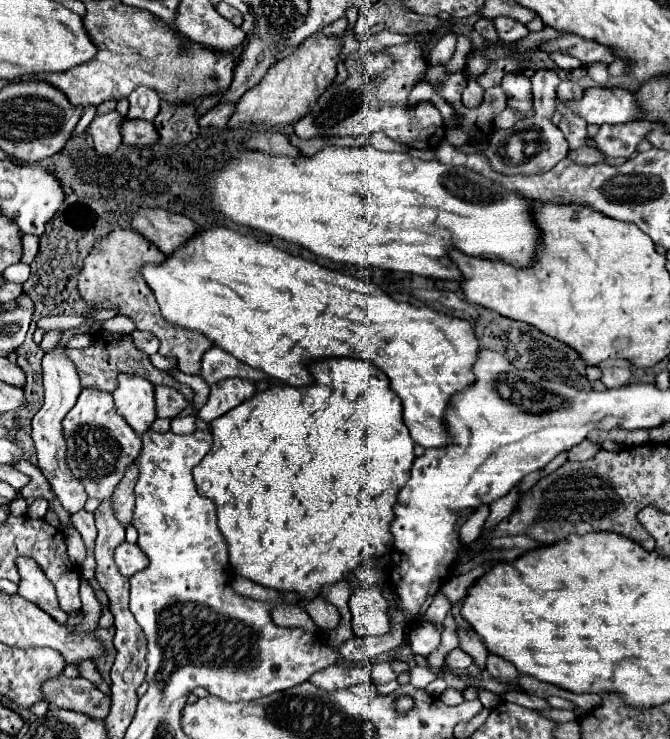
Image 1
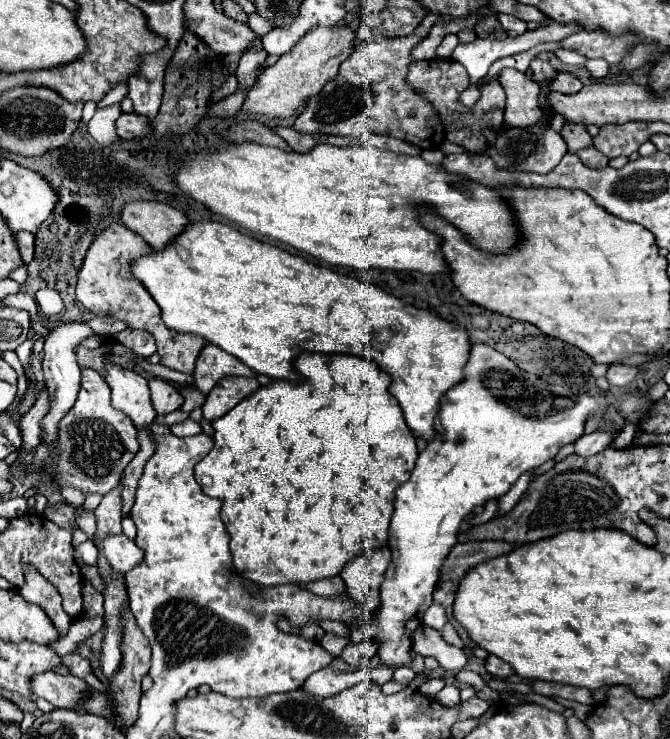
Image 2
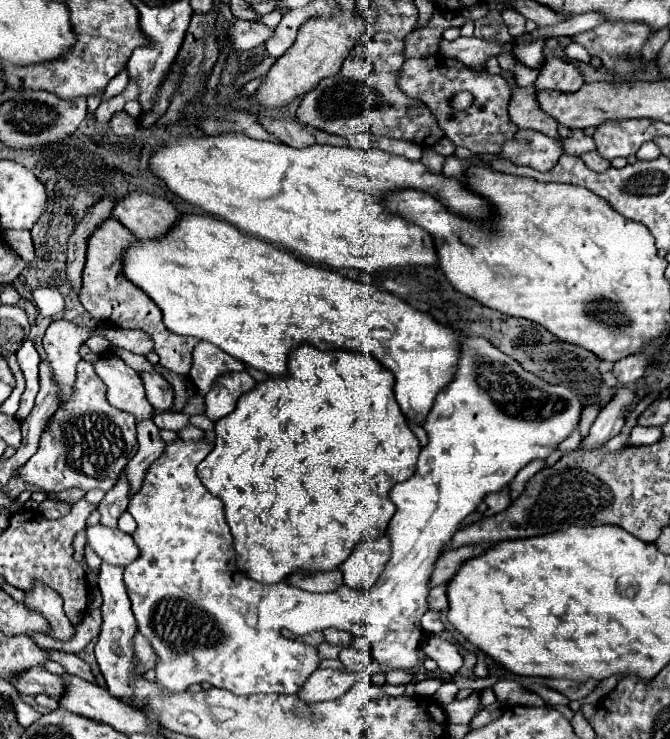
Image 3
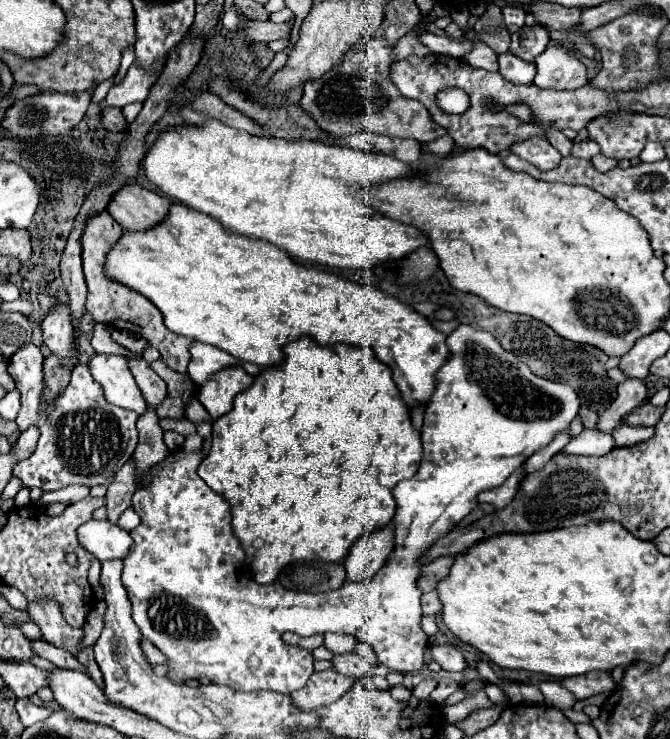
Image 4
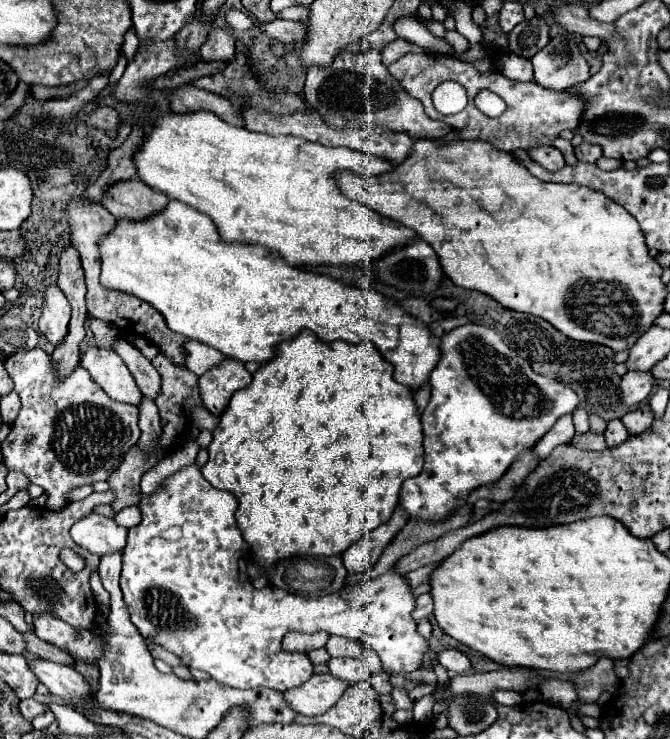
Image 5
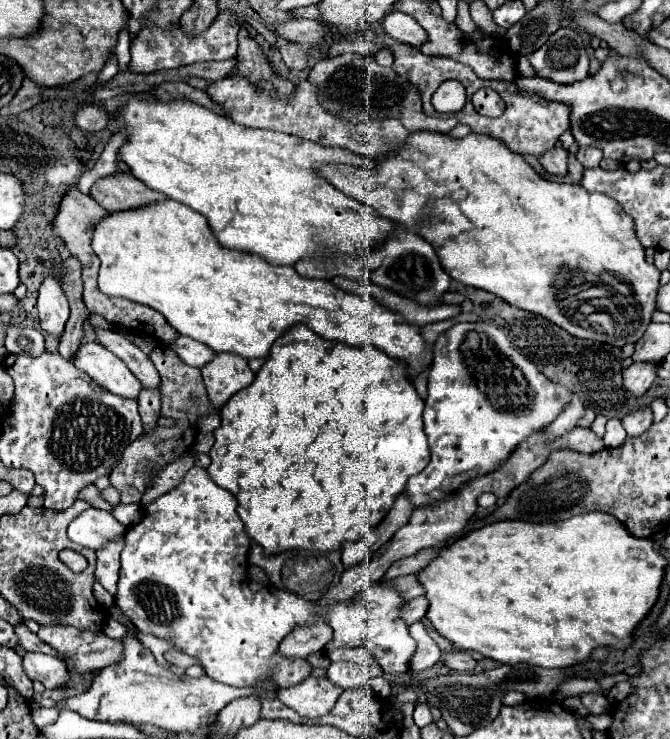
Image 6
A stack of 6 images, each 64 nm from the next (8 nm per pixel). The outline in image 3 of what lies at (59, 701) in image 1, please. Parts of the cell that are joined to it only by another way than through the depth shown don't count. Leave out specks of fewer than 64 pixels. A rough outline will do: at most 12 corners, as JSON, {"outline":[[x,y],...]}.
{"outline":[[30,668],[16,680],[18,694],[64,694],[64,678]]}

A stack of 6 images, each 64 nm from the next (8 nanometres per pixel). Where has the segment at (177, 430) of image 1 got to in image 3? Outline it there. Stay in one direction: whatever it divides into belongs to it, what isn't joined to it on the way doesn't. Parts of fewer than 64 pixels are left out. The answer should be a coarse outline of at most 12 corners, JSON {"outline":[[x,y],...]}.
{"outline":[[192,424],[178,430],[182,440],[200,440],[204,436],[200,428]]}

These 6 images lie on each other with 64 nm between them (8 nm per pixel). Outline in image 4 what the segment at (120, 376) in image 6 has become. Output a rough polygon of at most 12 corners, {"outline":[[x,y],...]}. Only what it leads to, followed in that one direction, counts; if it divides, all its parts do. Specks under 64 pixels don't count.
{"outline":[[94,354],[90,370],[110,404],[144,414],[122,356]]}

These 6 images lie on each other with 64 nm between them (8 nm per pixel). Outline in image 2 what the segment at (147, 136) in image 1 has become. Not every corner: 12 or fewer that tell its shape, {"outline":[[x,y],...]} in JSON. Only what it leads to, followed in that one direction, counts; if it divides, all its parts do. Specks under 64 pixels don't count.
{"outline":[[122,114],[116,122],[124,140],[144,138],[150,122],[144,116]]}

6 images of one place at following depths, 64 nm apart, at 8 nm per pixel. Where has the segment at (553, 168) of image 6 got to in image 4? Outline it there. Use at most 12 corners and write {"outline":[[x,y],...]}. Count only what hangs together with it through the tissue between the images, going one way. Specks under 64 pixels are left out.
{"outline":[[542,136],[512,144],[512,154],[540,170],[560,164],[560,152]]}

